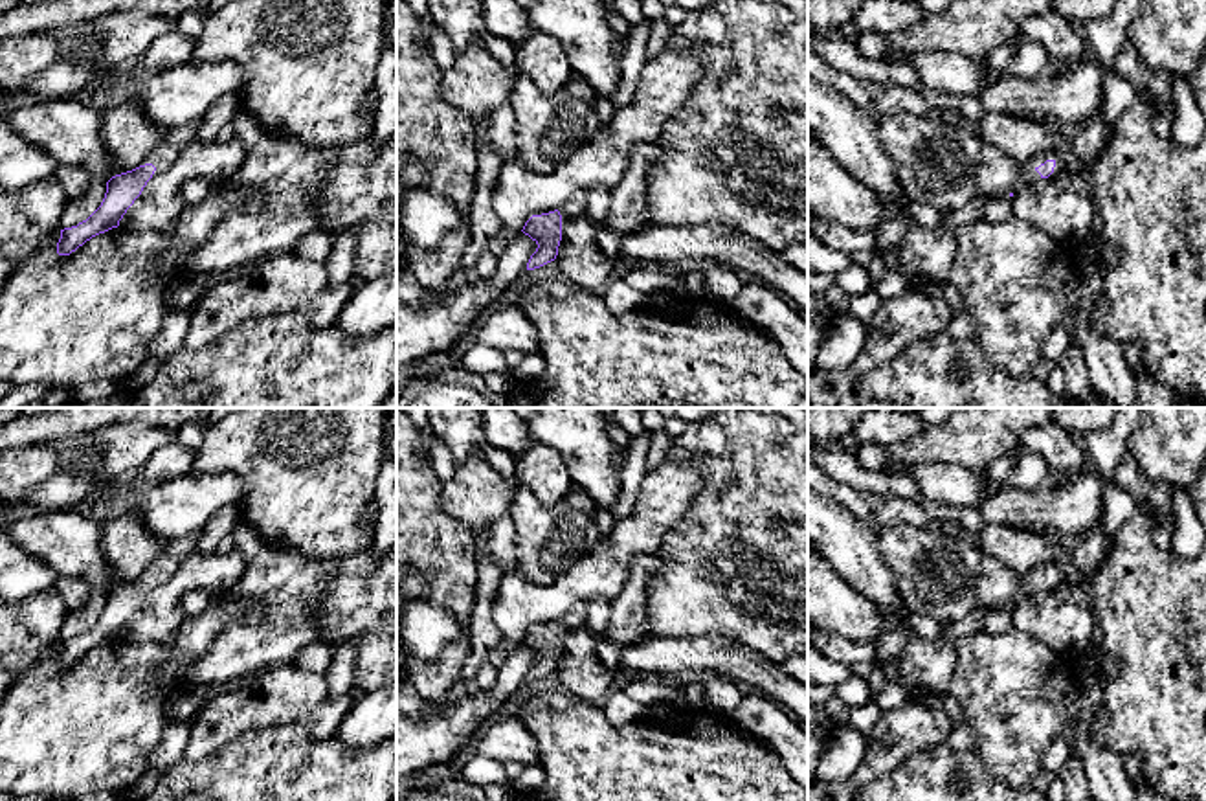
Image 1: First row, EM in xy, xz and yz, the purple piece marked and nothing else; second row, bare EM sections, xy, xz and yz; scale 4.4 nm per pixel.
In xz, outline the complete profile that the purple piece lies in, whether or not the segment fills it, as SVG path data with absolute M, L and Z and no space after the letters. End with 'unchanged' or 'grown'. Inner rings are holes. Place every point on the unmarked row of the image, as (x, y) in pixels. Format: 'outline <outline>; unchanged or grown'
outline M576 603L558 621L532 626L521 641L538 656L527 674L527 682L534 682L554 672L560 654L564 652L564 637L573 630L586 628L586 623L587 603Z; grown

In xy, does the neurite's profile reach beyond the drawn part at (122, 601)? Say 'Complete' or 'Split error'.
Split error

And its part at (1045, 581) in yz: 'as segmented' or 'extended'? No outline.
extended

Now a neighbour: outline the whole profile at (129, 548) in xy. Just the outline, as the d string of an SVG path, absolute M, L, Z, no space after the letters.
M138 513L103 524L101 549L114 588L140 579L165 547L167 542L156 538Z

